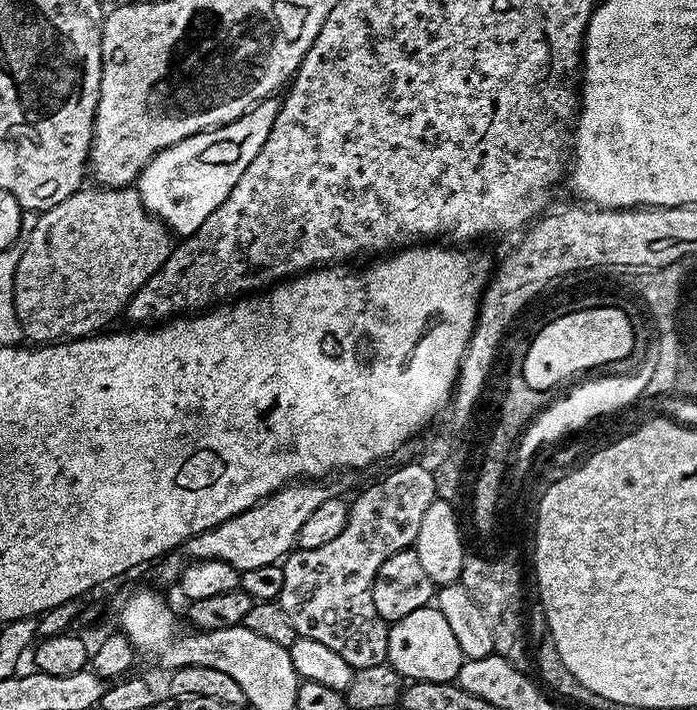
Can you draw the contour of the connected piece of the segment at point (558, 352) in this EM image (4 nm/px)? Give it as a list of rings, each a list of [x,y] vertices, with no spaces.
[[[584,312],[569,316],[552,324],[540,336],[529,353],[527,376],[536,388],[544,385],[563,385],[563,380],[584,372],[587,368],[600,368],[603,364],[616,364],[632,352],[638,342],[638,332],[628,332],[628,320],[620,312]]]

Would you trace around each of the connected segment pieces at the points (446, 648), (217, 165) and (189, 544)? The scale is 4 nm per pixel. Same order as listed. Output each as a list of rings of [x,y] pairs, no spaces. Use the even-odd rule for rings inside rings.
[[[419,608],[414,614],[406,614],[406,618],[391,621],[388,630],[388,658],[387,663],[392,665],[405,681],[415,682],[442,682],[443,684],[455,681],[458,670],[464,665],[465,657],[462,646],[458,646],[454,634],[446,618],[435,608]]]
[[[269,98],[234,122],[182,138],[182,142],[162,150],[141,170],[134,185],[146,210],[164,221],[177,237],[194,234],[198,226],[230,198],[234,182],[238,182],[246,166],[258,158],[258,150],[262,150],[262,142],[266,142],[274,118],[278,118],[280,103],[279,99]]]
[[[293,482],[285,484],[277,492],[264,500],[259,500],[250,510],[242,510],[234,518],[226,518],[218,526],[206,530],[202,534],[194,534],[182,546],[182,552],[192,560],[222,560],[234,566],[240,573],[254,570],[257,566],[279,564],[288,553],[297,547],[302,526],[326,502],[330,495],[329,489],[323,488],[320,482]]]

